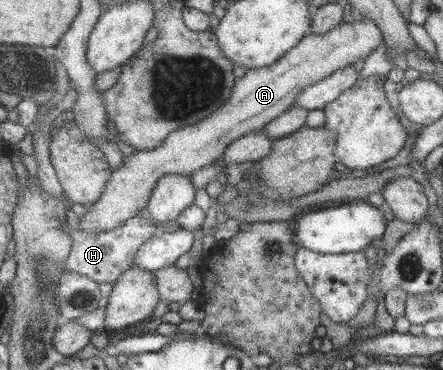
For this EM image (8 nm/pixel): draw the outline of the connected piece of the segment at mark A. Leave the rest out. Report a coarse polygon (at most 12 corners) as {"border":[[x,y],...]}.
{"border":[[370,20],[304,35],[215,112],[113,170],[79,230],[110,230],[190,176],[300,91],[382,42]]}

